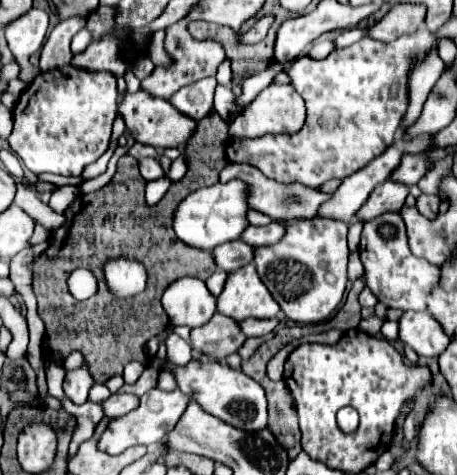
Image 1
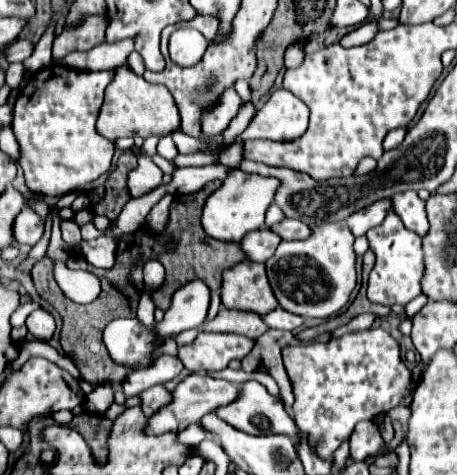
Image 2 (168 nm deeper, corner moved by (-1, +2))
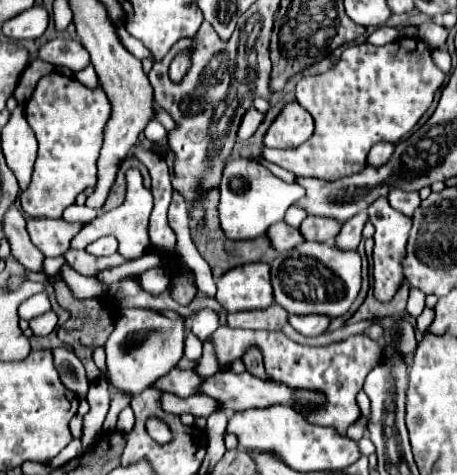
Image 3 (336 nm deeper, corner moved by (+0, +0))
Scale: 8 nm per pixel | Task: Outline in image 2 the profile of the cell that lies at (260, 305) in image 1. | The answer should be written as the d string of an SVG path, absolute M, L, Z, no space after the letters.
M244 260L228 268L222 276L220 292L226 308L262 312L262 316L276 308L276 300L266 278L266 268L260 262Z

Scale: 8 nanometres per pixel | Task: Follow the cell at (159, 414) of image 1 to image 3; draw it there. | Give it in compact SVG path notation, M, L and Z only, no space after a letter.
M221 370L209 378L205 378L199 384L199 392L207 394L211 398L215 398L219 402L219 408L225 412L239 412L239 410L247 410L247 408L265 408L271 404L289 404L293 398L301 404L309 404L309 402L323 402L323 396L317 392L305 392L305 390L291 390L285 384L273 382L273 380L259 380L255 376L251 376L249 372L243 374L235 374L231 370Z

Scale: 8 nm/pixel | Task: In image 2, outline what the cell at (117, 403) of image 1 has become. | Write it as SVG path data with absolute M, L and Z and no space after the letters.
M162 384L160 386L152 386L148 390L144 390L140 394L142 398L142 410L146 416L152 416L154 412L158 412L160 408L168 406L172 402L172 392L168 392Z

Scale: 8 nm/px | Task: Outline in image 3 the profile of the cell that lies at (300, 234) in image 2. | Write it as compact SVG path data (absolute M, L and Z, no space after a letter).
M307 216L301 226L299 232L303 234L305 240L319 240L319 242L333 242L335 236L339 234L341 224L331 218L317 218L317 216Z

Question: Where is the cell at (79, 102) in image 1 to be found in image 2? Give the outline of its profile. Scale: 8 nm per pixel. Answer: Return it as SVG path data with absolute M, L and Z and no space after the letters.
M52 64L34 72L20 90L12 126L22 152L20 166L26 186L34 196L60 198L86 188L110 170L114 144L102 140L94 128L108 82L112 82L112 70L80 72Z

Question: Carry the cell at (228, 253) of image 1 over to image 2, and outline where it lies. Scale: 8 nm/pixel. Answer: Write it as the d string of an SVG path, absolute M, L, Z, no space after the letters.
M260 228L256 232L248 232L248 236L244 236L240 246L244 248L244 252L248 252L248 260L266 262L274 254L280 242L282 238L274 230Z

